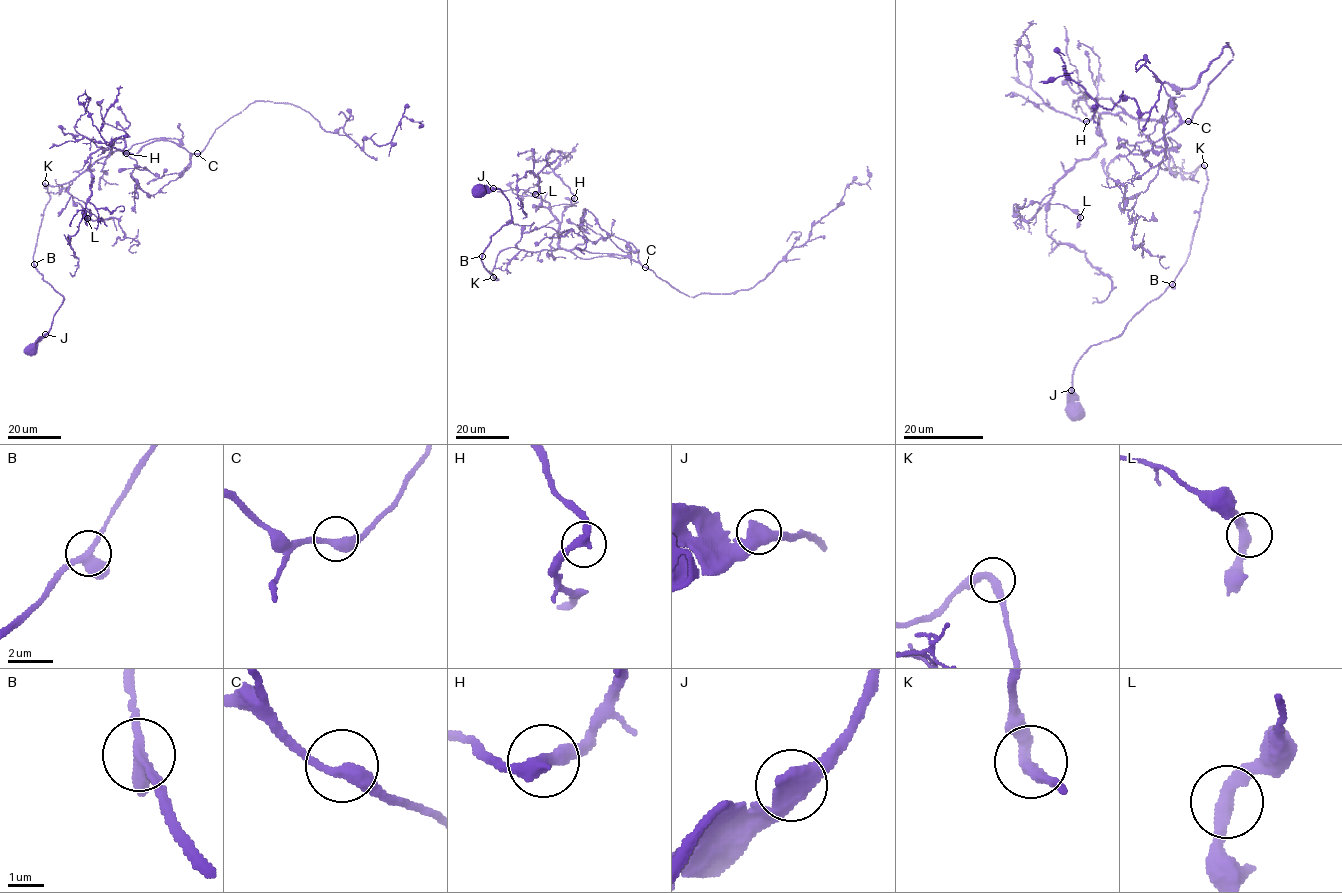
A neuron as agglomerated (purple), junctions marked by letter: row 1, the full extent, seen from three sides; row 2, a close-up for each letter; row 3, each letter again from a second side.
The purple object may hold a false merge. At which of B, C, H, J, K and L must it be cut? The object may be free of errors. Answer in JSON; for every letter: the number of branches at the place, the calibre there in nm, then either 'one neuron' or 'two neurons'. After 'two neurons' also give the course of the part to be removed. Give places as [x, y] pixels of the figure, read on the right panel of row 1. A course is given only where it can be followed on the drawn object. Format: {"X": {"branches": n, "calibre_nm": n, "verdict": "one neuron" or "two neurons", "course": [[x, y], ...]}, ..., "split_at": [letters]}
{"B": {"branches": 2, "calibre_nm": 400, "verdict": "one neuron"}, "C": {"branches": 2, "calibre_nm": 380, "verdict": "one neuron"}, "H": {"branches": 2, "calibre_nm": 360, "verdict": "one neuron"}, "J": {"branches": 2, "calibre_nm": 400, "verdict": "one neuron"}, "K": {"branches": 2, "calibre_nm": 360, "verdict": "one neuron"}, "L": {"branches": 2, "calibre_nm": 360, "verdict": "one neuron"}, "split_at": []}

